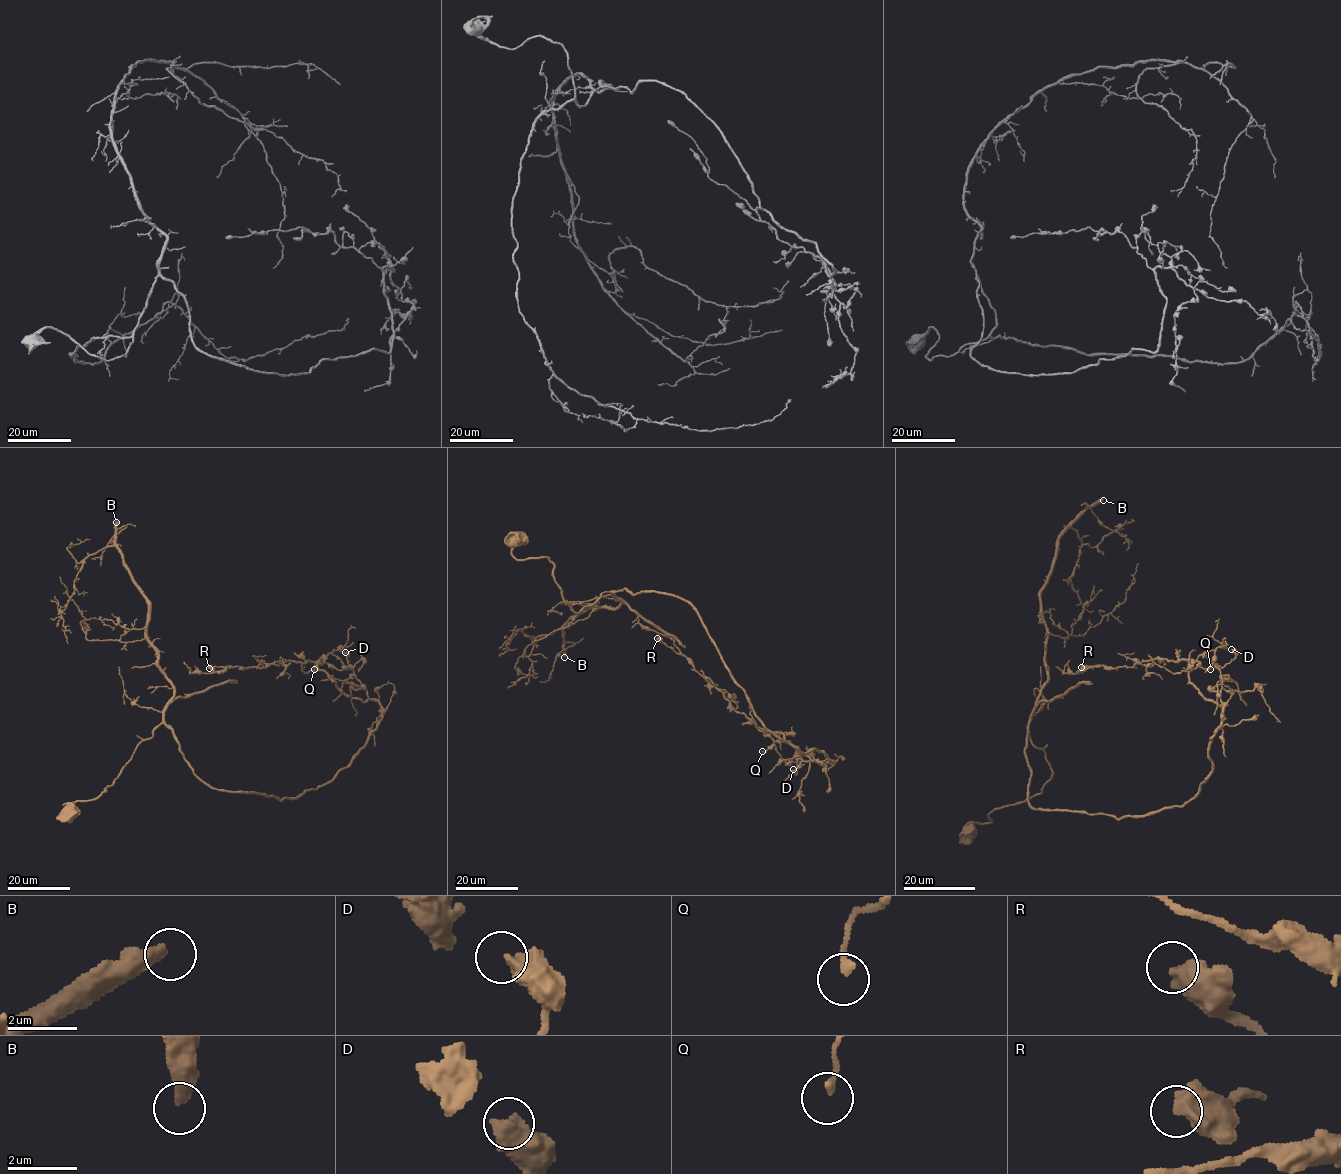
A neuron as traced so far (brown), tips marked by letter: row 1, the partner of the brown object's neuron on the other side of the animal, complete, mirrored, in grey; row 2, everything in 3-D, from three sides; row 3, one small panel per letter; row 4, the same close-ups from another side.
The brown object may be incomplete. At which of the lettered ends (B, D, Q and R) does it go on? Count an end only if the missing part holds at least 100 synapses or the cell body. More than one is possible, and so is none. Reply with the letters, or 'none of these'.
B

